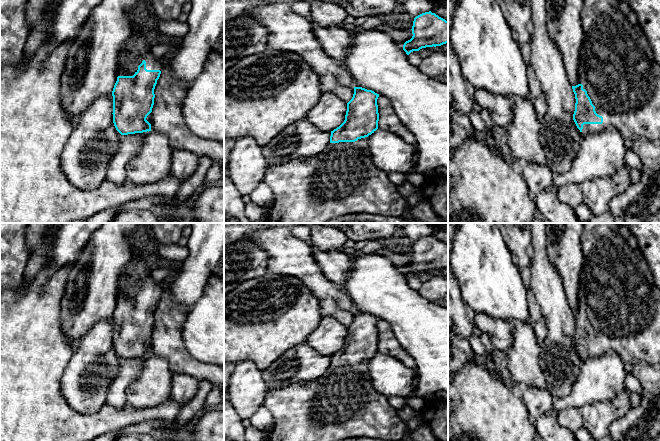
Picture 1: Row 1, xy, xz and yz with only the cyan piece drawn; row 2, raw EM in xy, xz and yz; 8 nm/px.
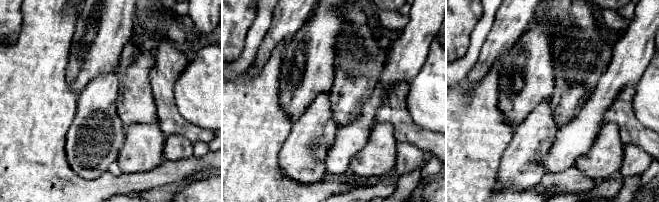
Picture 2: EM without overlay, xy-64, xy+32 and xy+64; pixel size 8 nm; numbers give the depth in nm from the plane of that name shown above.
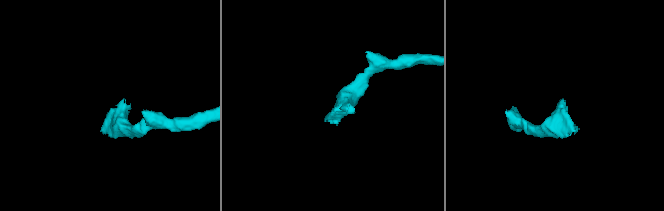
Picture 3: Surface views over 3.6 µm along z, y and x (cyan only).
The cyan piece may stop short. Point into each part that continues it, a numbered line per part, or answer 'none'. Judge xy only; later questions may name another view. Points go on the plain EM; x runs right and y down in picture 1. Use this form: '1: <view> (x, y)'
1: xy (136, 273)

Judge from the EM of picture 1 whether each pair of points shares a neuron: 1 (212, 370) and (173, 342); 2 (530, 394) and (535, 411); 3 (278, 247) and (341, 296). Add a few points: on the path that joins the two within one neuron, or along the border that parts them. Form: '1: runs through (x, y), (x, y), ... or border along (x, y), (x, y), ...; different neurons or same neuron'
1: runs through (201, 370), (192, 367), (178, 353); same neuron
2: runs through (534, 398), (535, 407); same neuron
3: runs through (294, 258), (325, 288); same neuron

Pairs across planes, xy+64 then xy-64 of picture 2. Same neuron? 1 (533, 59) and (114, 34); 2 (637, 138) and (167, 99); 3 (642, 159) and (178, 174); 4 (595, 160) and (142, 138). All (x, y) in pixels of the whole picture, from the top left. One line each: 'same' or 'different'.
1: same
2: same
3: different
4: same

